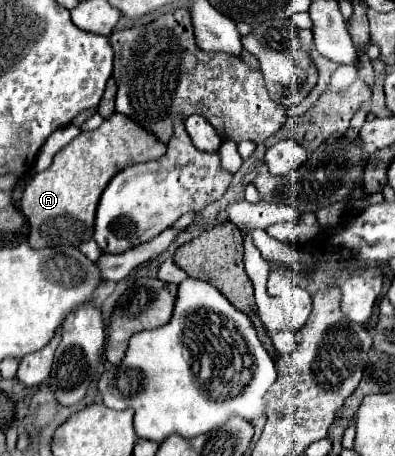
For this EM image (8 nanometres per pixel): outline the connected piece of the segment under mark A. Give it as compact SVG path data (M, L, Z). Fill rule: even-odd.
M112 113L94 131L82 131L56 153L50 169L36 173L24 189L20 209L30 225L28 243L38 249L56 245L78 247L92 239L96 205L110 179L126 165L158 159L164 153L166 143L122 113Z

